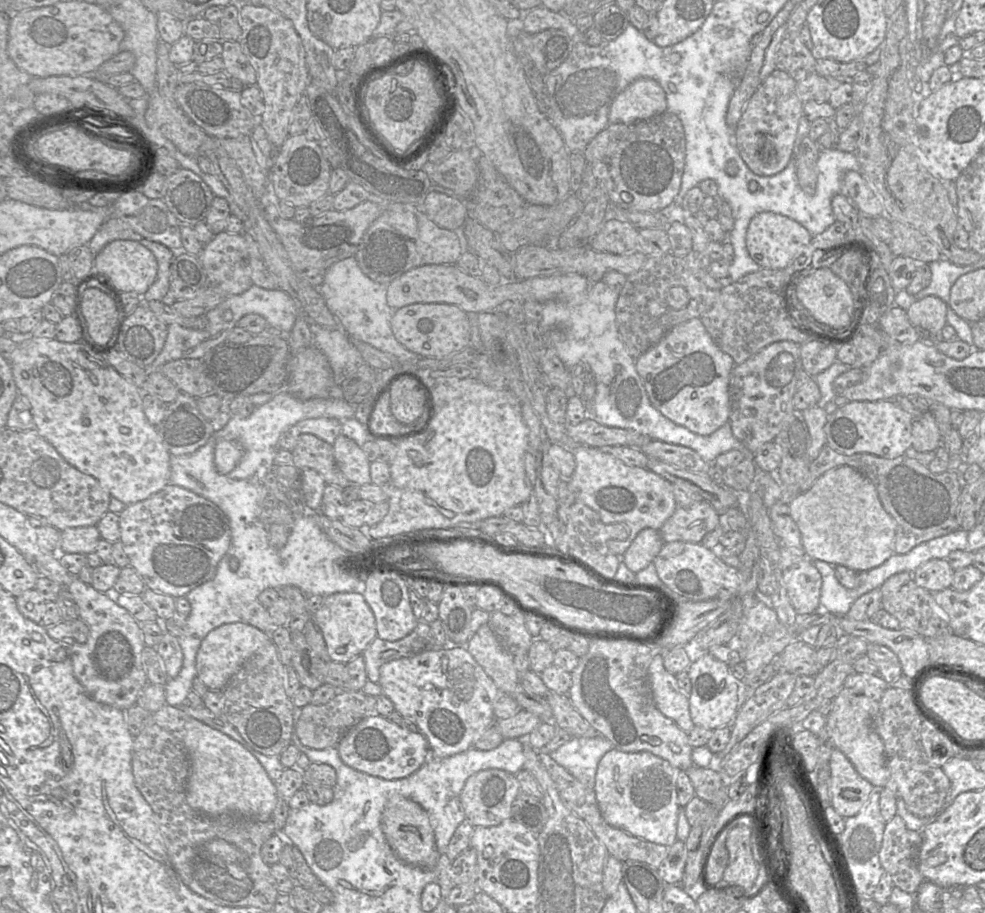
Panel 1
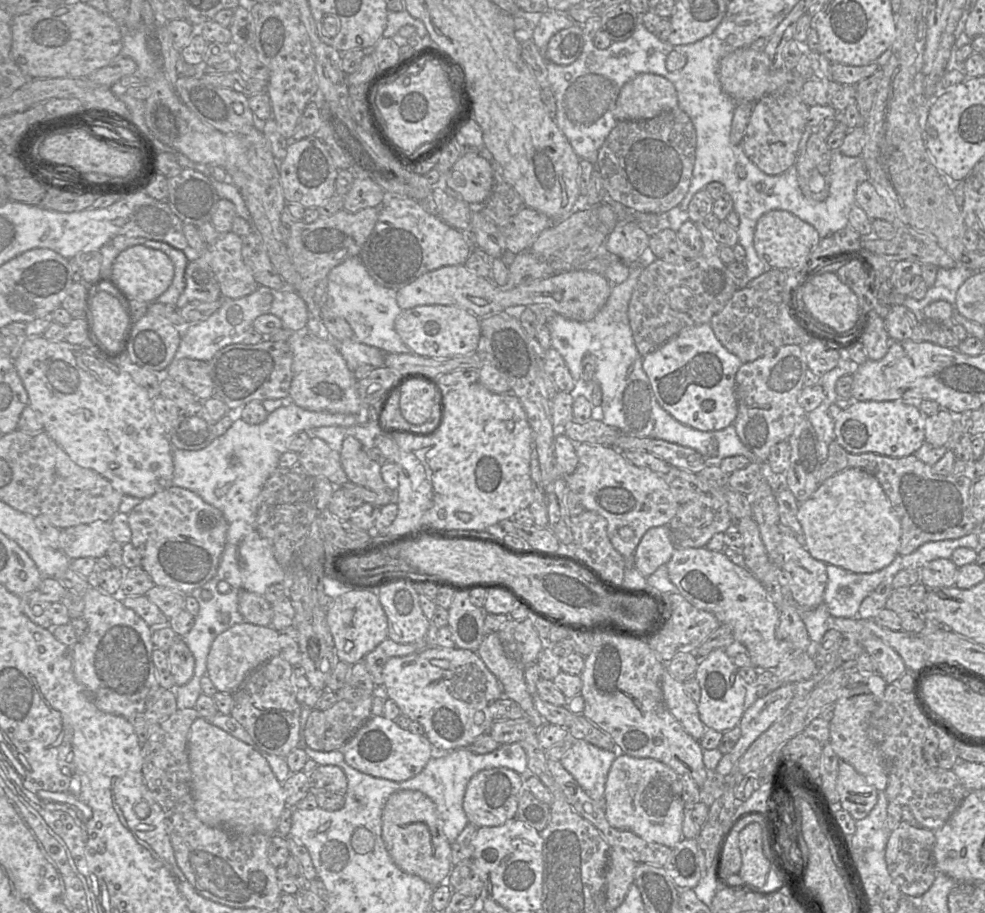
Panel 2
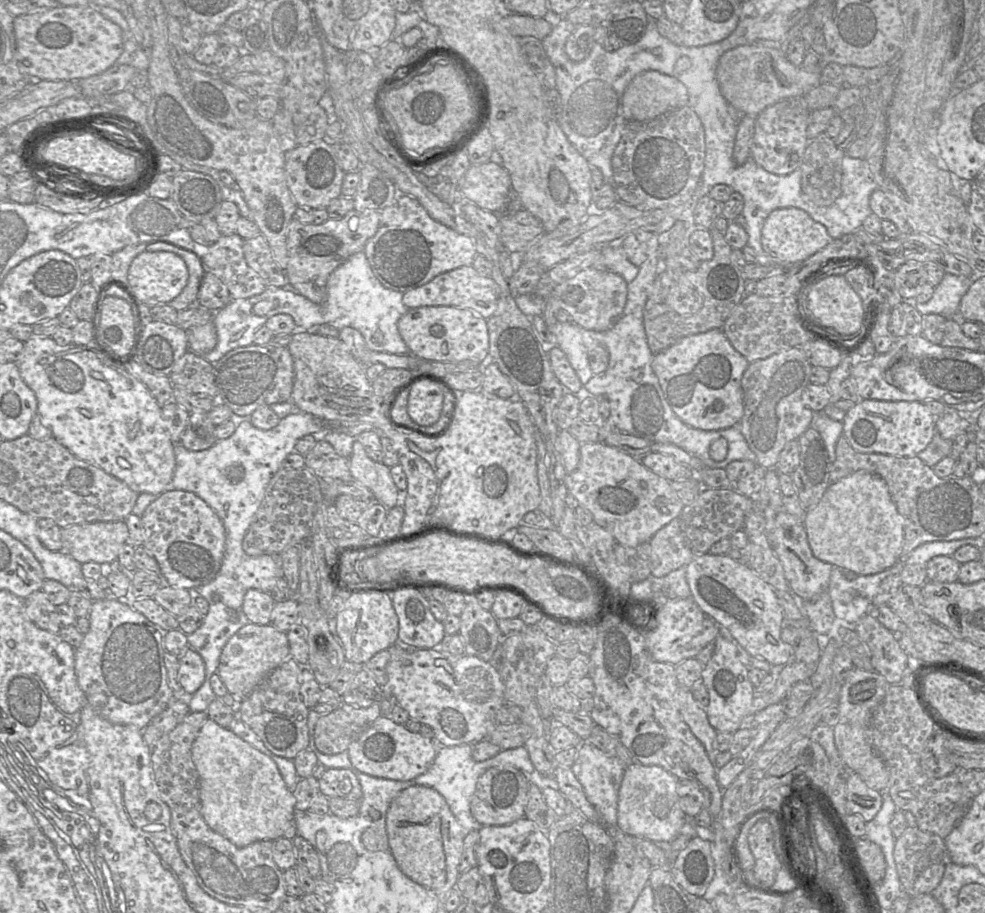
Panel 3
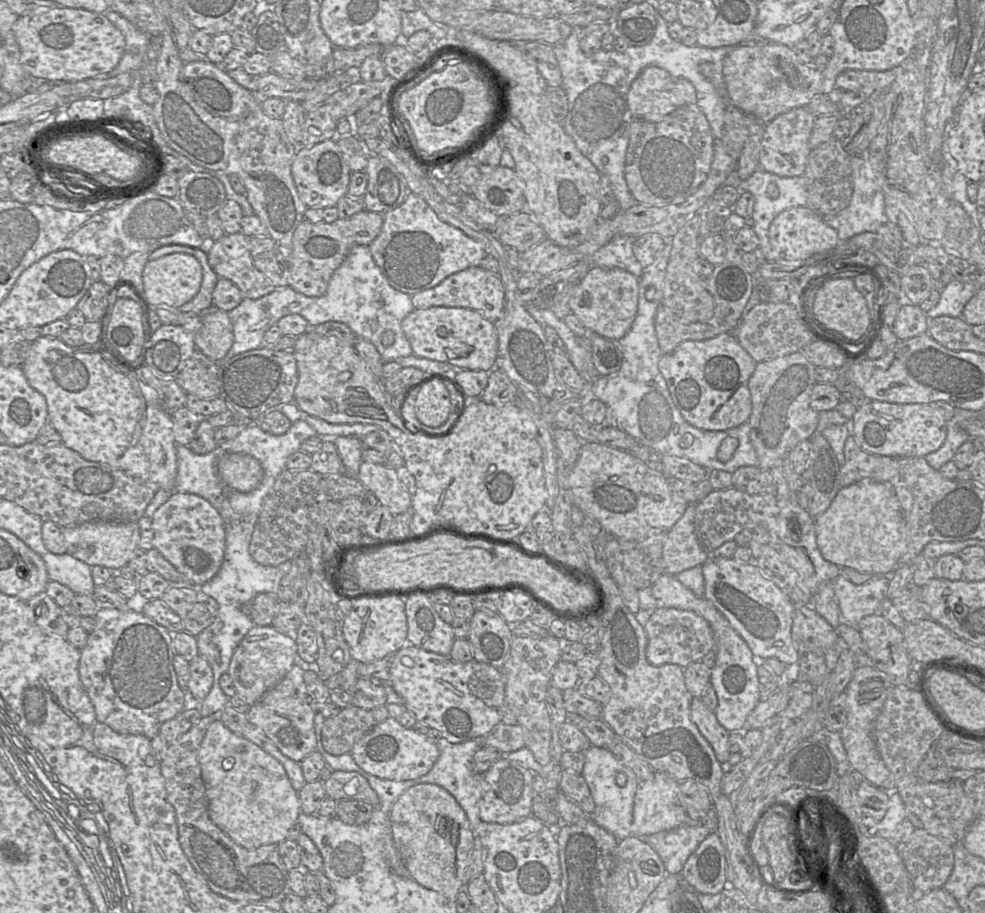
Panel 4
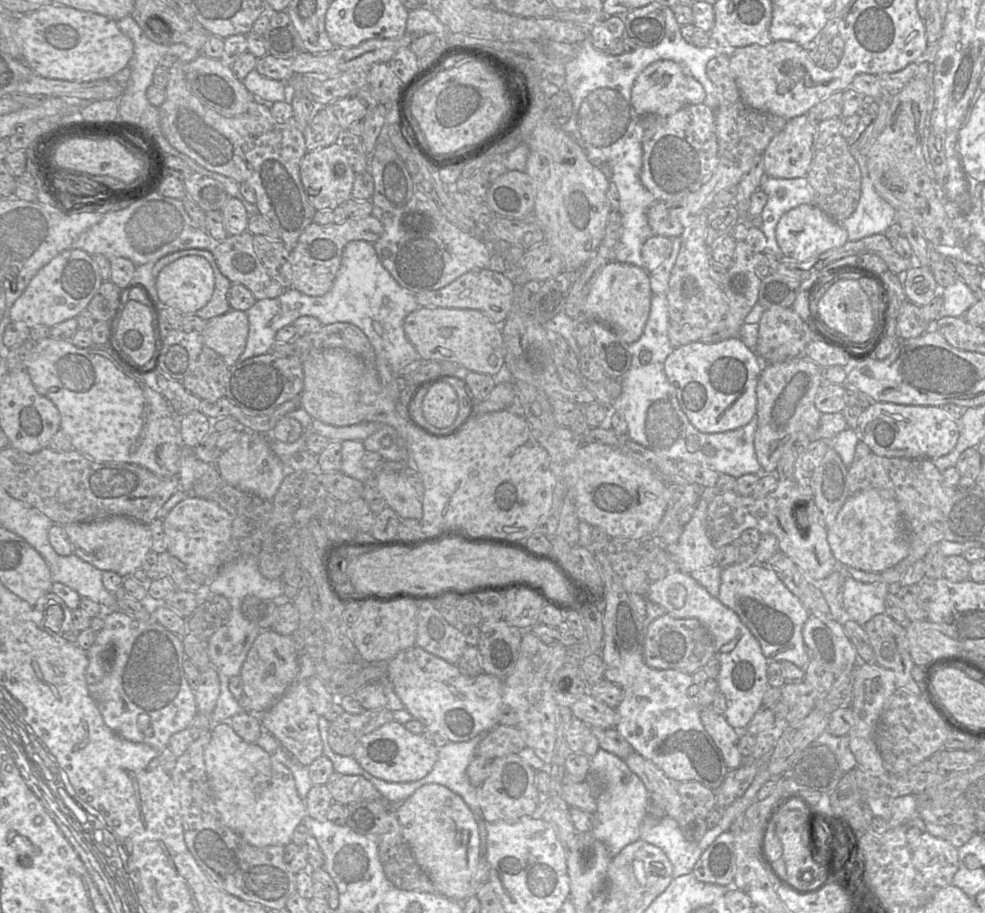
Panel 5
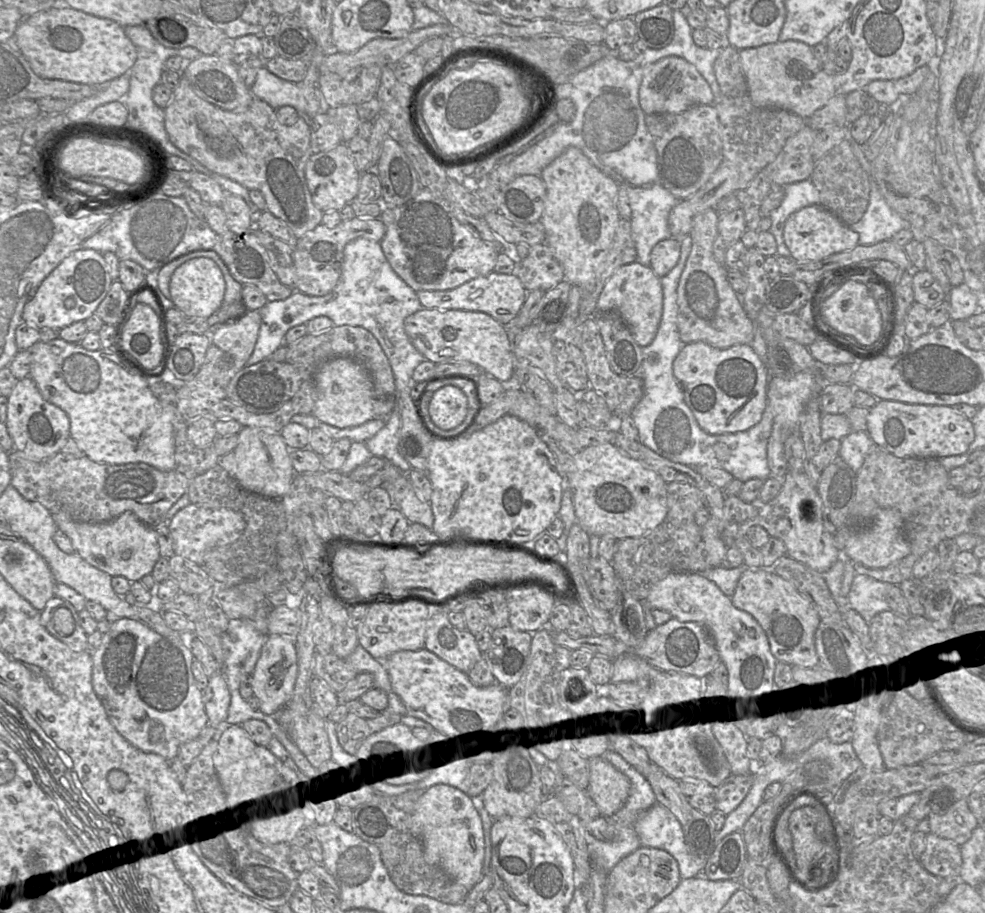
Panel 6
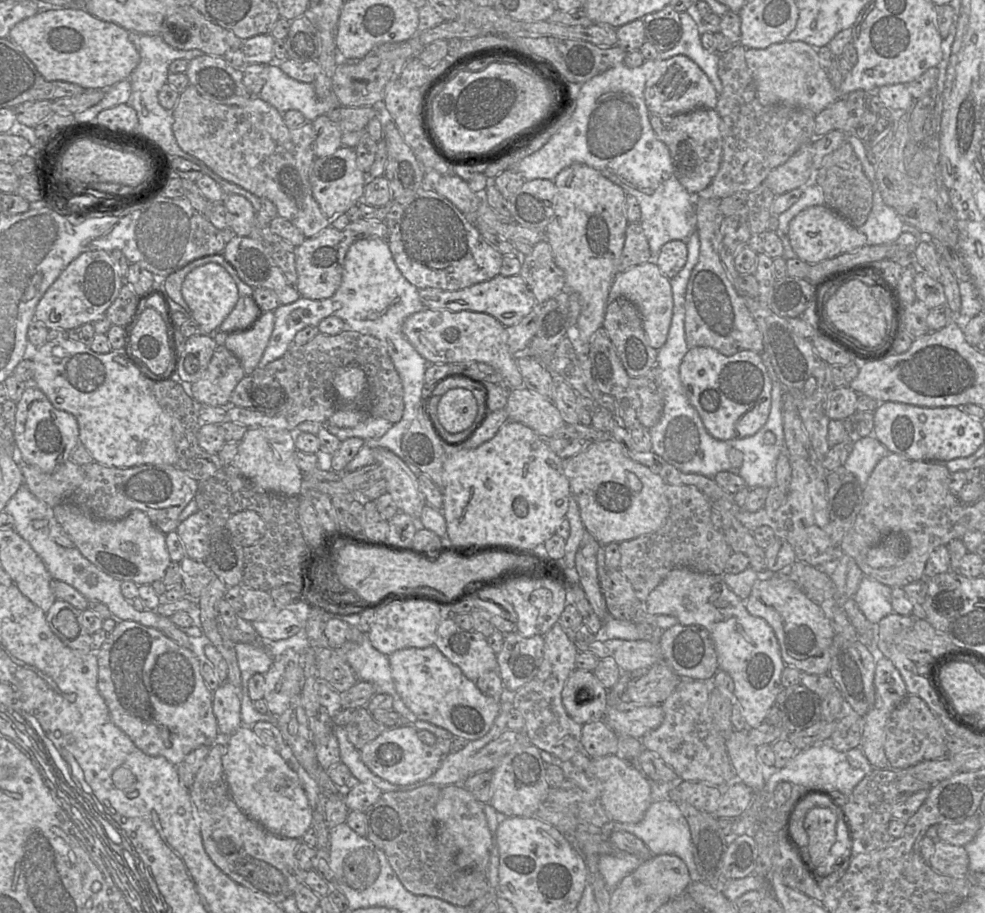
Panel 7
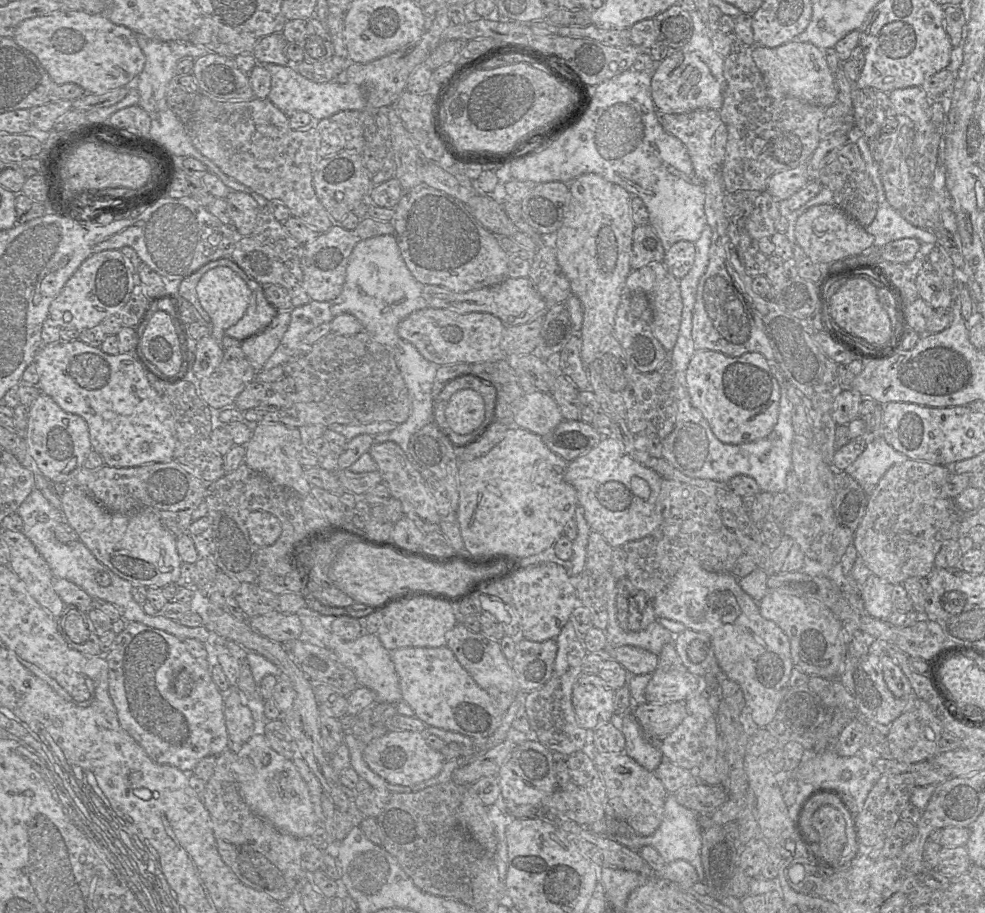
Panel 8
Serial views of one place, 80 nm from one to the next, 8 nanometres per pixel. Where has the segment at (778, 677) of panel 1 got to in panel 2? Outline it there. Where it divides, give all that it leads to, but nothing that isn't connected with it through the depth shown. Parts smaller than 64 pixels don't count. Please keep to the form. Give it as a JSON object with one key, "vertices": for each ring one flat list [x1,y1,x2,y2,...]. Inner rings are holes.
{"vertices":[[785,684,757,698,746,709,738,724,740,739,730,752,723,754,715,769,720,775,730,776,750,745,787,711,794,696,794,685]]}

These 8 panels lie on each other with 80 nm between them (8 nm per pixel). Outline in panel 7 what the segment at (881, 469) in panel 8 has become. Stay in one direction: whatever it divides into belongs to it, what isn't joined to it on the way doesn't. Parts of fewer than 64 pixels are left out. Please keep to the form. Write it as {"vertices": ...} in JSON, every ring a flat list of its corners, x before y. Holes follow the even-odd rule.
{"vertices":[[874,436,856,437,844,467,865,485,878,462,890,453]]}

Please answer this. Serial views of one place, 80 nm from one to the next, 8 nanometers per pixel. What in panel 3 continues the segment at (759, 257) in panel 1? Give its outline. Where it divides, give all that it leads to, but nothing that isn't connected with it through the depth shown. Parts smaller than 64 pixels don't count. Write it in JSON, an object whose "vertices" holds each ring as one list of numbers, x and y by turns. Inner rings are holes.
{"vertices":[[798,208,774,210,766,218,761,230,761,245,776,264,801,263,824,248,831,240,824,225,814,221,807,212]]}

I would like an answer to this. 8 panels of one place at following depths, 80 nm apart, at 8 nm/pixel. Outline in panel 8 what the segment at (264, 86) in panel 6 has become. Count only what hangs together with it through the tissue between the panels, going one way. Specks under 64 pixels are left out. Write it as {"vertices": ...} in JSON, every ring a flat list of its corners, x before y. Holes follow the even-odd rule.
{"vertices":[[263,64,271,75,271,88,267,99,288,117,296,112,310,114,314,121,330,118,333,114,345,110,364,110,365,93,356,84,332,81,313,82,299,74,292,64]]}

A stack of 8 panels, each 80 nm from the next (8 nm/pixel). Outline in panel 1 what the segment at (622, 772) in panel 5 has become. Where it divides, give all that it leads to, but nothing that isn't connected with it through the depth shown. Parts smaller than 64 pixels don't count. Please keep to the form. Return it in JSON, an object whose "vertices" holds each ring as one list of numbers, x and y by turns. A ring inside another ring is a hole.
{"vertices":[[602,735,593,738,572,737,549,755,577,780,593,789,598,764,613,748,614,745]]}

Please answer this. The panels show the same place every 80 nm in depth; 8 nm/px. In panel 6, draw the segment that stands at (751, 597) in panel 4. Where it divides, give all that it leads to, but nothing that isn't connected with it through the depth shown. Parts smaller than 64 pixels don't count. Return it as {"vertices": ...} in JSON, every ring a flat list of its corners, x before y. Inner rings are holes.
{"vertices":[[747,568,731,596,733,605,751,614,765,631,770,650,778,662,805,671,818,669,814,636,821,622,816,609,795,586,771,568]]}

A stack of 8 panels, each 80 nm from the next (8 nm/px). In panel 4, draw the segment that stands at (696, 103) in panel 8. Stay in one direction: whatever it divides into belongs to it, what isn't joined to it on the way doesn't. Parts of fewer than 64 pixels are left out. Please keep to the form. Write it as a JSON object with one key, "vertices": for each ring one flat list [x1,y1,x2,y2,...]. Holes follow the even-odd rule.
{"vertices":[[658,66,644,68,632,82,627,95,628,108,634,119,657,122,680,107,696,105,697,94,692,83,684,78,672,76]]}

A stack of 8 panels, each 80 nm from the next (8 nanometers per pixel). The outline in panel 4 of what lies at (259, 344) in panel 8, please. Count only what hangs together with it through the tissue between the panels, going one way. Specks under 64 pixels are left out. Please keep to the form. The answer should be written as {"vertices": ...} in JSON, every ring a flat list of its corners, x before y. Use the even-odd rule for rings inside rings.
{"vertices":[[211,307,206,314,198,314,202,319,201,328,194,333,194,342,196,350,203,353,205,356,213,361,220,361,229,353,233,342,233,324,228,316,228,313,223,310]]}

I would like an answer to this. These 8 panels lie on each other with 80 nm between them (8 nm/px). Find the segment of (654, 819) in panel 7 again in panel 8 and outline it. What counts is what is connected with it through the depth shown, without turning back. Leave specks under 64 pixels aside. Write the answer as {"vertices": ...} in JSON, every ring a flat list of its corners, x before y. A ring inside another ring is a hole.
{"vertices":[[668,794,664,804,663,819,658,829,650,836,616,835,609,836,619,844,638,851,643,846,654,848,667,861,684,860,690,863,697,871,699,882,705,882,704,870,700,857,701,835,698,823,698,814,683,805,680,805,674,794]]}

